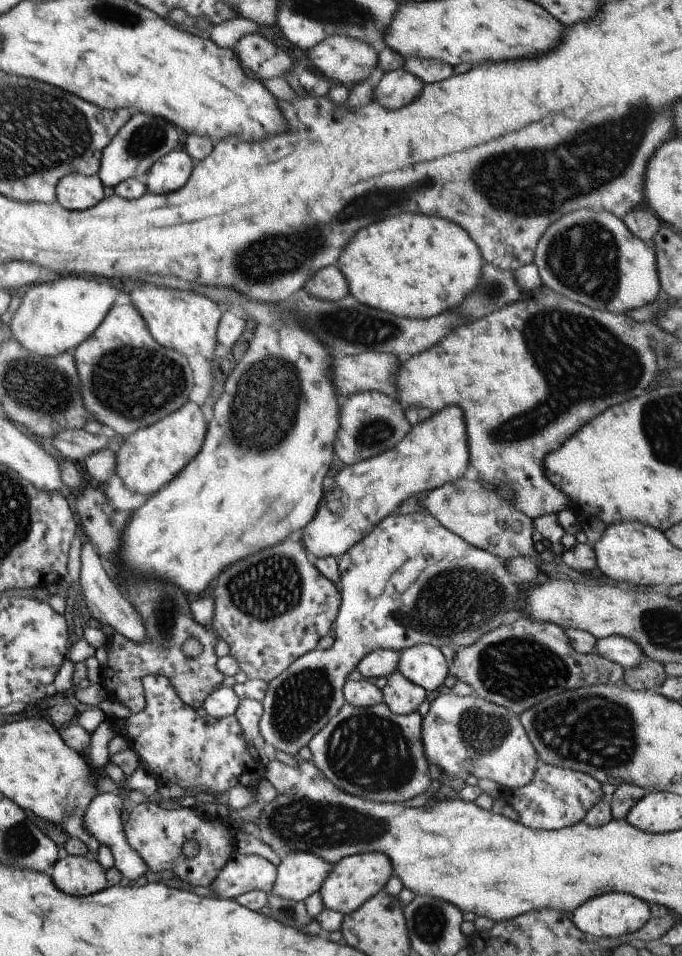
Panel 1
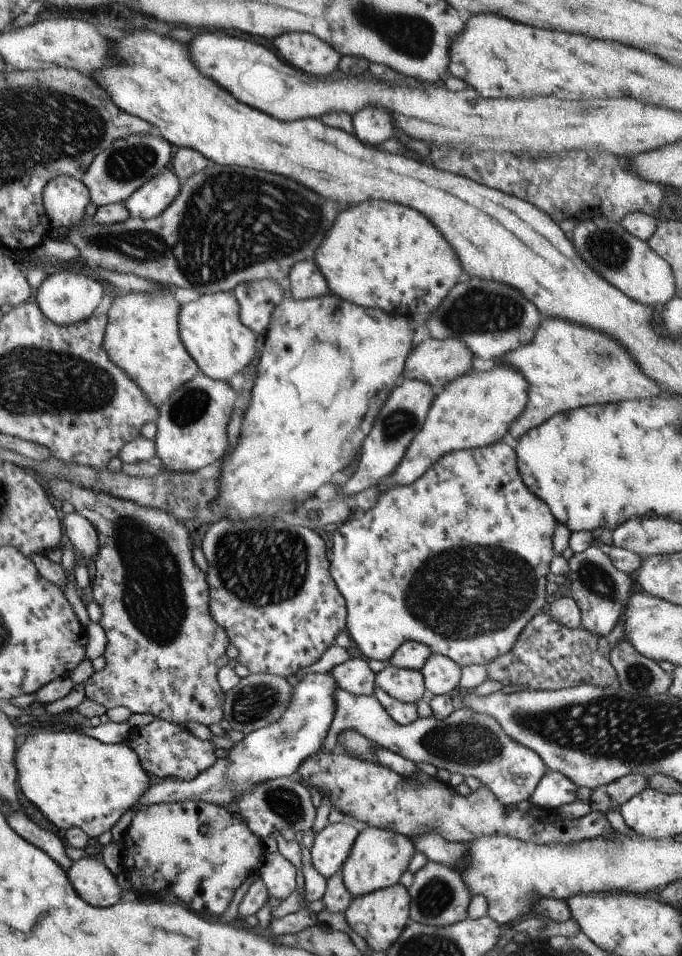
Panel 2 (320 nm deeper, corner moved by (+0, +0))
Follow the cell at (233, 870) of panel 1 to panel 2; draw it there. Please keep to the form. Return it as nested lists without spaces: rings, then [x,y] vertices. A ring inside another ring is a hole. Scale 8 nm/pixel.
[[[277,850],[263,856],[257,868],[257,876],[263,881],[268,896],[281,902],[296,889],[295,870],[293,864]]]

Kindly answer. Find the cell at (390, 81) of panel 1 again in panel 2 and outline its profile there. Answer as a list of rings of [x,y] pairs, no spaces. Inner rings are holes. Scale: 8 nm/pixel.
[[[363,108],[359,110],[353,118],[353,134],[369,146],[377,146],[381,142],[385,142],[391,134],[393,134],[393,122],[391,118],[375,108]]]

